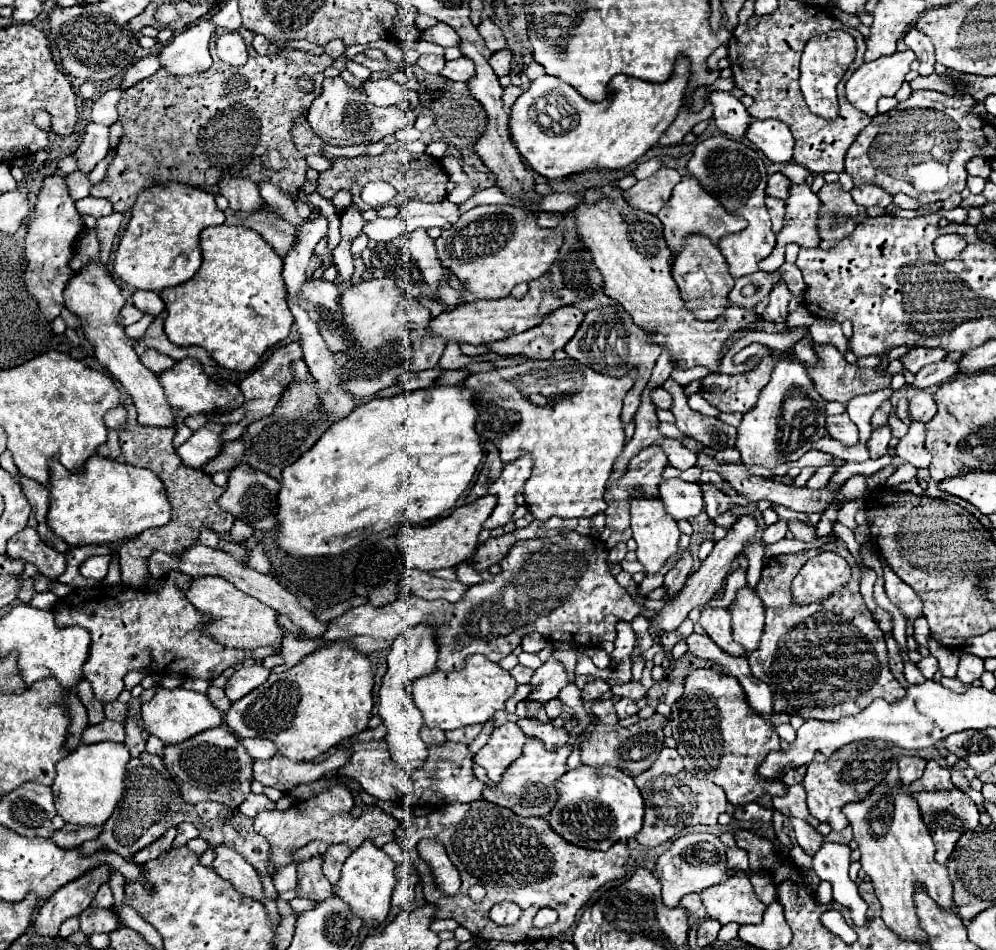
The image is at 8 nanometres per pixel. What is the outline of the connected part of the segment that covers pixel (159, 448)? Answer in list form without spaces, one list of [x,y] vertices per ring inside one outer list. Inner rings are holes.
[[[136,422],[128,424],[128,428],[124,432],[120,432],[120,444],[122,444],[122,454],[124,454],[126,462],[132,466],[152,470],[164,482],[168,498],[170,498],[170,506],[172,506],[172,520],[166,526],[156,528],[156,530],[144,530],[136,538],[132,538],[120,546],[118,552],[120,552],[122,582],[130,588],[142,590],[146,586],[146,576],[148,576],[146,558],[150,552],[162,550],[166,554],[180,554],[186,548],[196,544],[198,530],[202,526],[206,526],[214,532],[220,532],[220,534],[228,534],[234,524],[234,516],[224,512],[218,506],[218,498],[224,494],[224,488],[216,486],[204,470],[188,468],[180,460],[180,456],[176,456],[176,450],[172,446],[174,434],[176,434],[176,428],[138,426]]]

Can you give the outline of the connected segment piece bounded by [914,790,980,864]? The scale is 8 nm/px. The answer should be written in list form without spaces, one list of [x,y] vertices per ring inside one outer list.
[[[952,790],[952,792],[918,792],[918,794],[914,794],[914,798],[918,800],[922,818],[928,824],[930,834],[934,838],[936,862],[946,864],[950,854],[954,852],[954,846],[960,840],[960,836],[964,832],[970,832],[972,828],[980,826],[980,820],[978,820],[978,814],[976,814],[976,804],[970,800],[968,794],[958,792],[958,790]]]

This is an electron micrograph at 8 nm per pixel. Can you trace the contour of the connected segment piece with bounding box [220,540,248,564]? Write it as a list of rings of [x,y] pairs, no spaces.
[[[222,540],[222,542],[220,542],[220,548],[222,548],[224,552],[228,552],[228,554],[232,554],[236,560],[240,560],[240,562],[244,562],[244,564],[246,564],[248,552],[246,552],[244,544],[230,544],[230,542]]]

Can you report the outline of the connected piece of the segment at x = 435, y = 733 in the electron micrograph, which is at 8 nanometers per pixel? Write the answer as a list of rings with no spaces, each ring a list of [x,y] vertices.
[[[426,726],[420,728],[420,738],[422,738],[428,746],[444,744],[444,742],[446,742],[446,736],[444,736],[442,730],[432,730],[432,728],[426,728]]]

